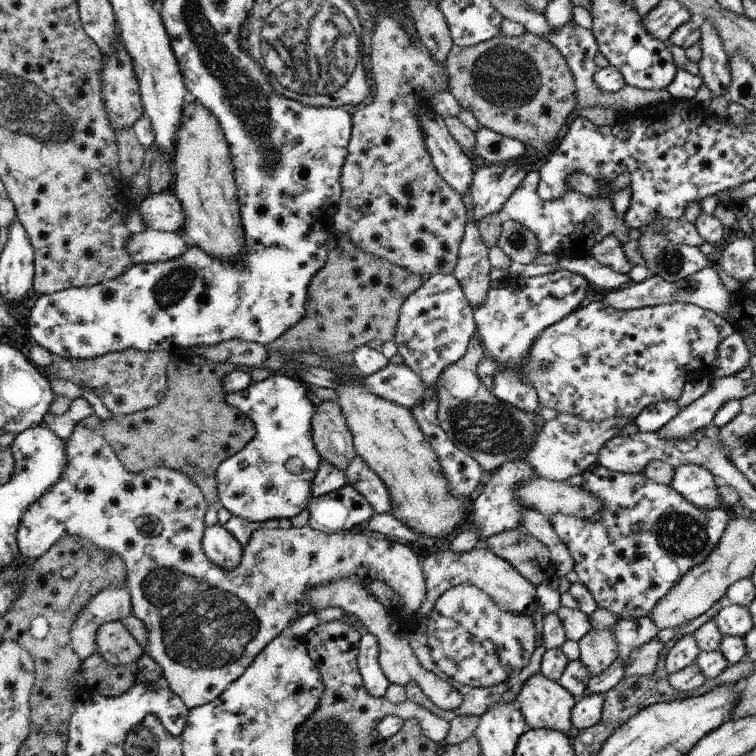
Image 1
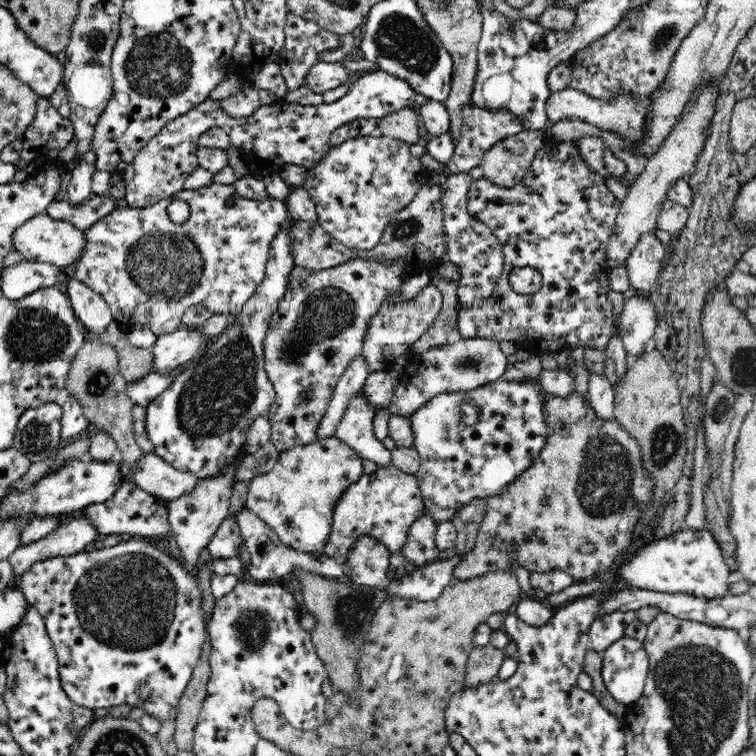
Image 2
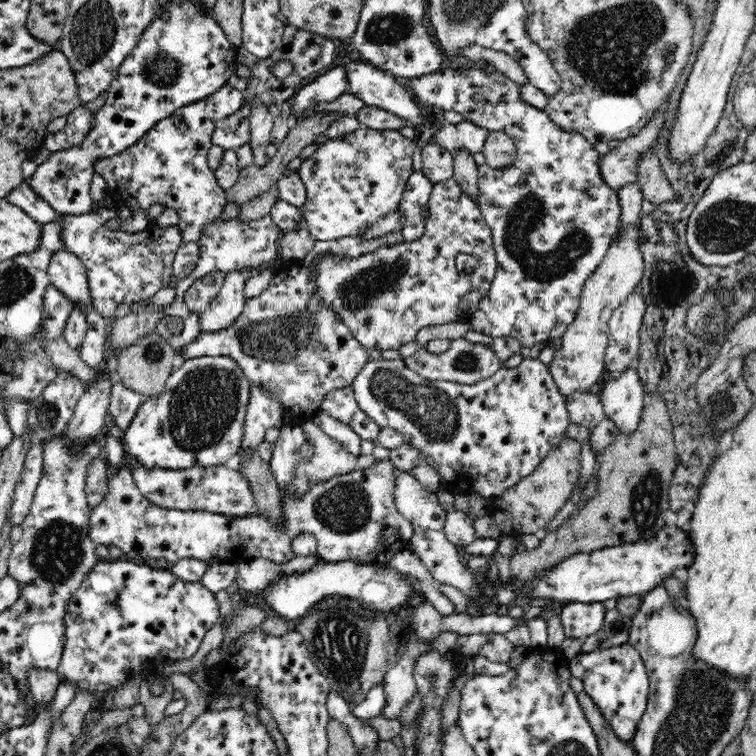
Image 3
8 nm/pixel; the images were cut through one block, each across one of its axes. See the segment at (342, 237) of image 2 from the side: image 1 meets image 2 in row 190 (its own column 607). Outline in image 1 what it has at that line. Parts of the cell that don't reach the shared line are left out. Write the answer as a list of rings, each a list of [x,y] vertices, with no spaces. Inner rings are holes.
[[[592,297],[536,337],[521,372],[525,382],[534,387],[543,407],[589,421],[614,417],[634,420],[649,404],[680,398],[689,380],[712,376],[718,345],[732,333],[733,326],[726,319],[692,303],[662,303],[618,310],[607,307],[600,297]]]

